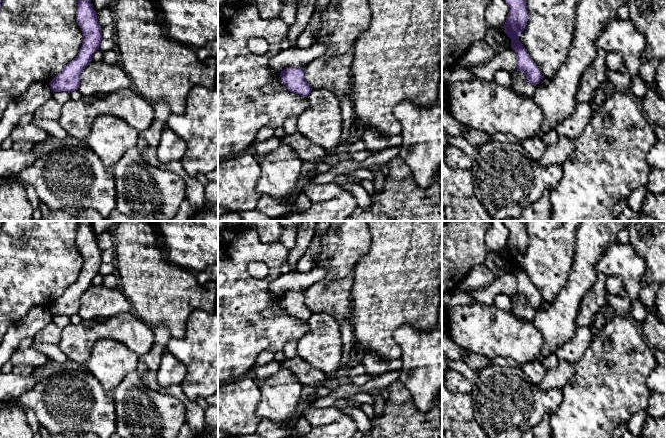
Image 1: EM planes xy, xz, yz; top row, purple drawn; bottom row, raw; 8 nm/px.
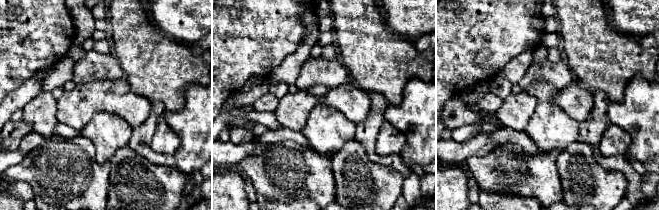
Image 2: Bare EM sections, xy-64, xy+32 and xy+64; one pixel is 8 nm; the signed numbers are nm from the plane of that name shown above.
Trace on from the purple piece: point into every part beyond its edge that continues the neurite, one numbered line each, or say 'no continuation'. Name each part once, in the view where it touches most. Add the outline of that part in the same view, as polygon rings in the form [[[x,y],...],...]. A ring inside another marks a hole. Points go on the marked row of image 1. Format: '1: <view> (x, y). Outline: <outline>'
no continuation

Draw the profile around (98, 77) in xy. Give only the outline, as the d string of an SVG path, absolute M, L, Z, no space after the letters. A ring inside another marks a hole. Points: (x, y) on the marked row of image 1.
M91 61L82 71L78 91L82 96L113 93L132 87L132 82L121 64L109 65Z

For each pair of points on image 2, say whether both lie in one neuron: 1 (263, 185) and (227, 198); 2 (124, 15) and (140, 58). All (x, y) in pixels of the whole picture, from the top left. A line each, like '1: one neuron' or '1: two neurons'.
1: two neurons
2: one neuron

